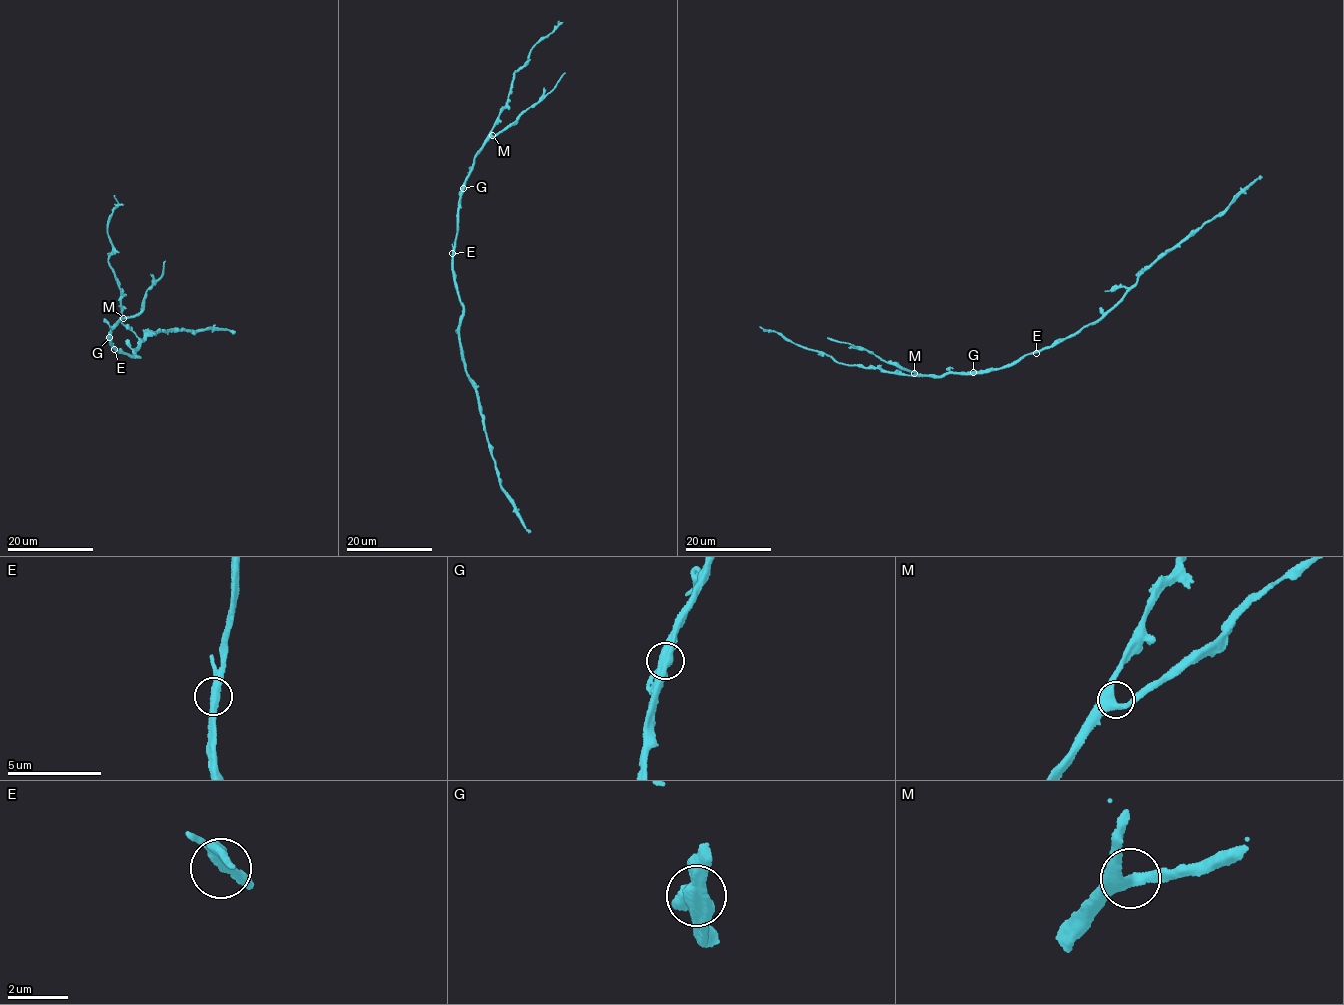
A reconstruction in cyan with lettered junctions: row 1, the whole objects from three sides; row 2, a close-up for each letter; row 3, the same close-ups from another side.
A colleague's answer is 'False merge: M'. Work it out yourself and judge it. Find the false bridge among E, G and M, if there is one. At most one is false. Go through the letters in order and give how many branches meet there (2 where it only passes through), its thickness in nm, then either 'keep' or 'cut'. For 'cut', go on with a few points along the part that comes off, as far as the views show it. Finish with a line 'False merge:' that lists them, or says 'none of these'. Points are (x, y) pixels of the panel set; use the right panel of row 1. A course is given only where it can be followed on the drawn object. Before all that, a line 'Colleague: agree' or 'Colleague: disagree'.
Colleague: disagree
E: 2 branches meet; 400 nm thick; keep
G: 2 branches meet; 650 nm thick; keep
M: 3 branches meet; 360 nm thick; keep
False merge: none of these

